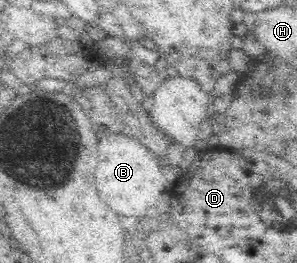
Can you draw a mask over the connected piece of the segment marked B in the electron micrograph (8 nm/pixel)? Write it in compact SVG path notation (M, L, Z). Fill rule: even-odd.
M126 132L99 140L99 164L95 170L95 178L101 200L119 216L153 216L165 190L165 178L155 156Z

